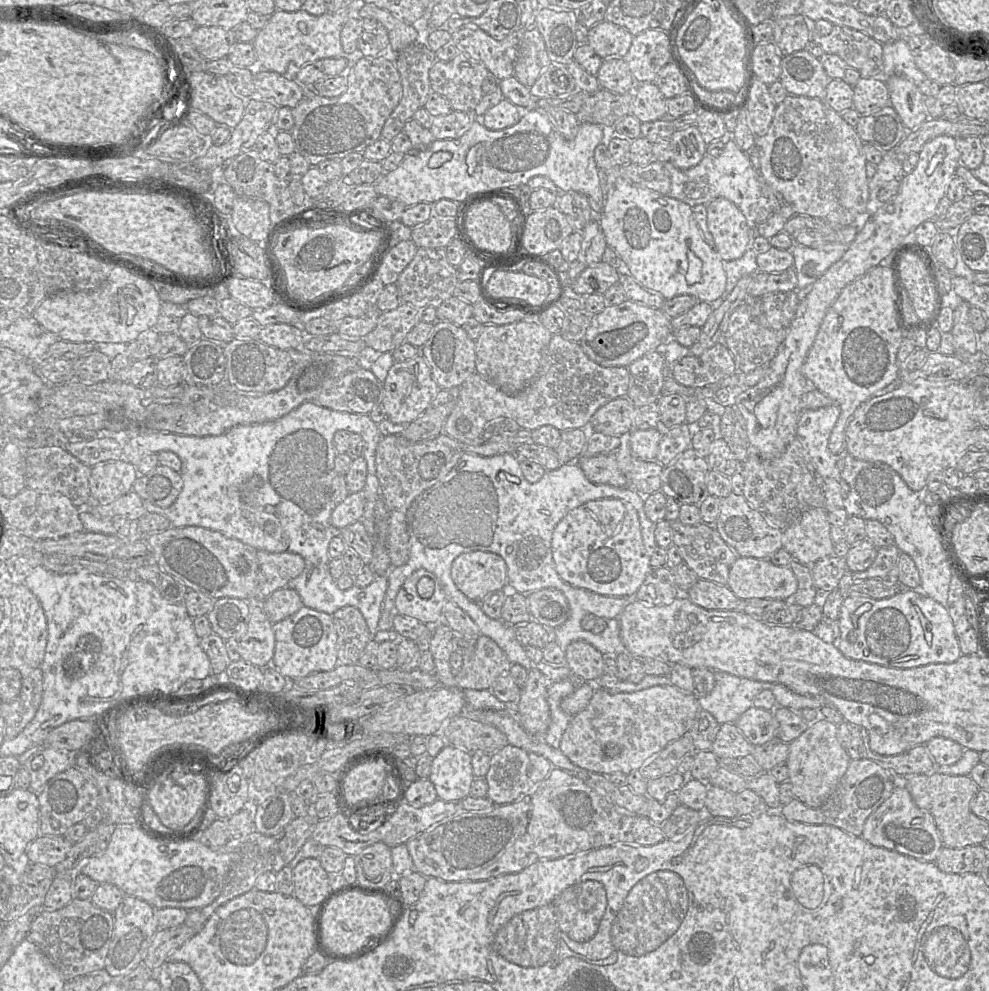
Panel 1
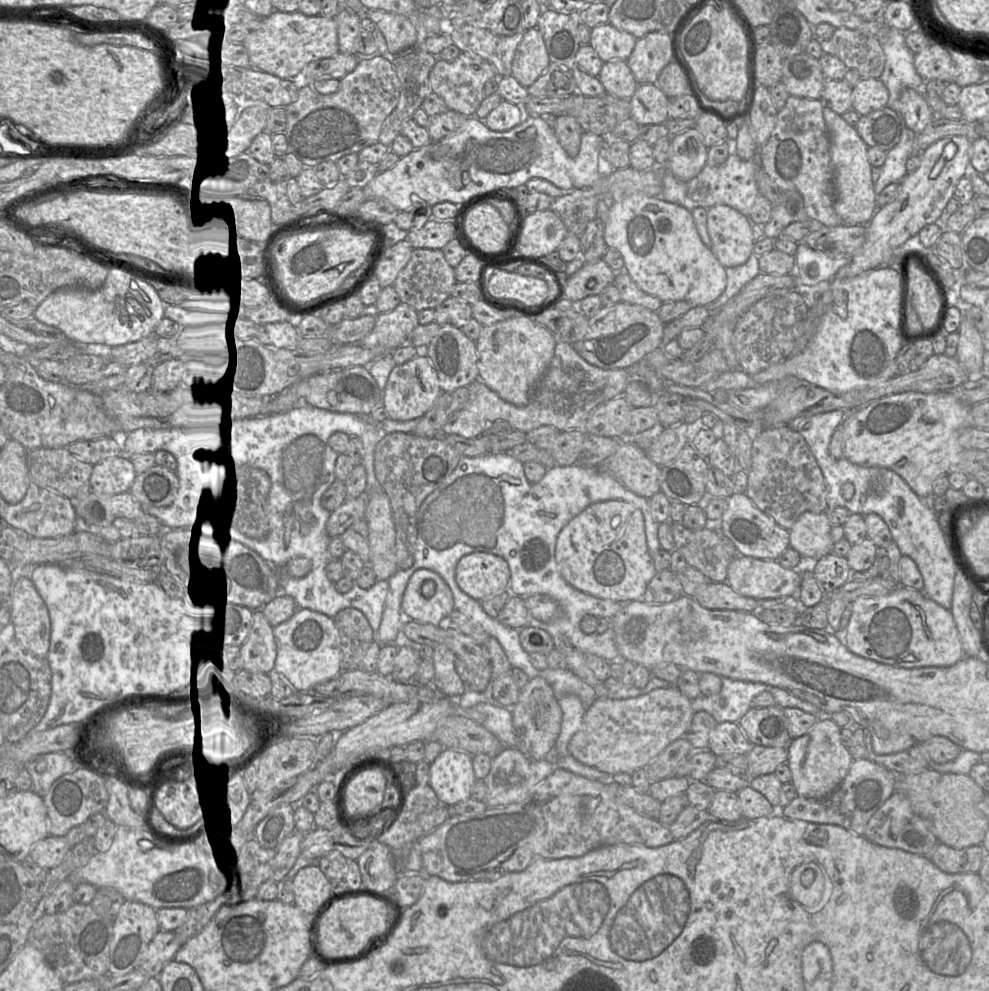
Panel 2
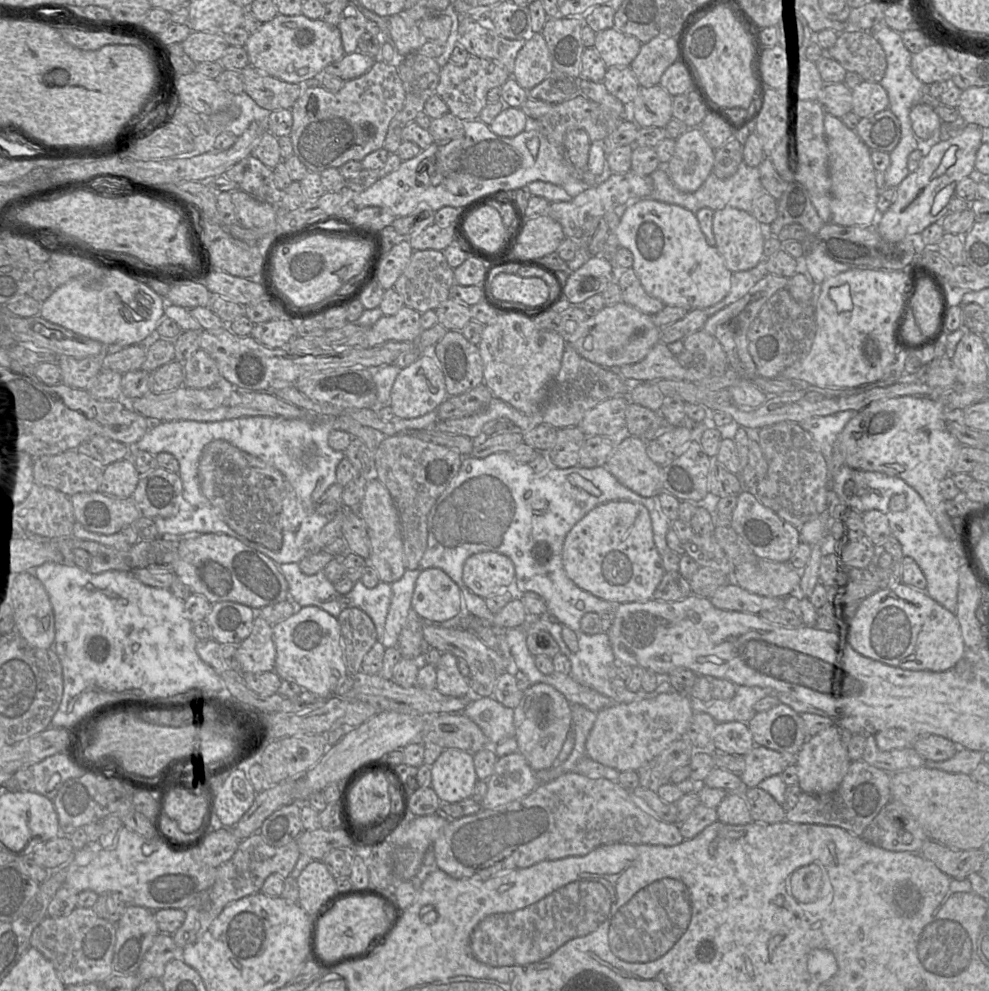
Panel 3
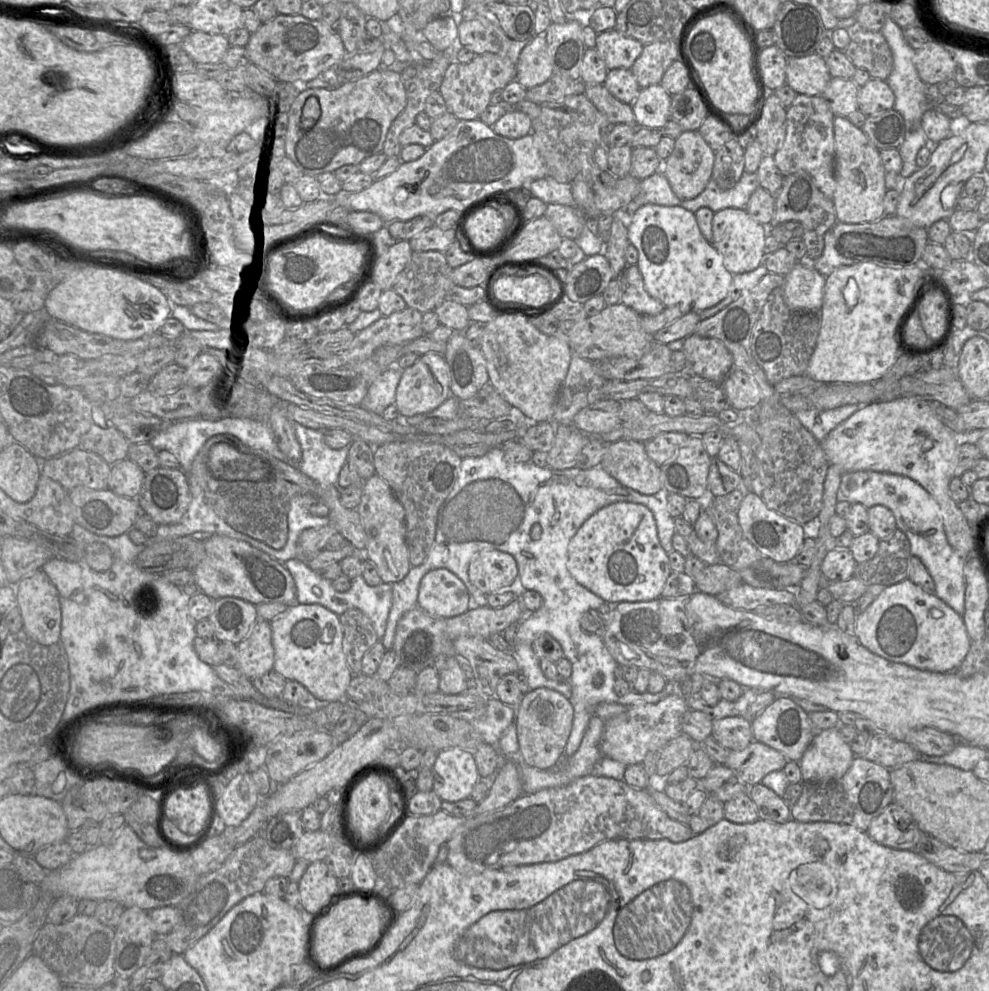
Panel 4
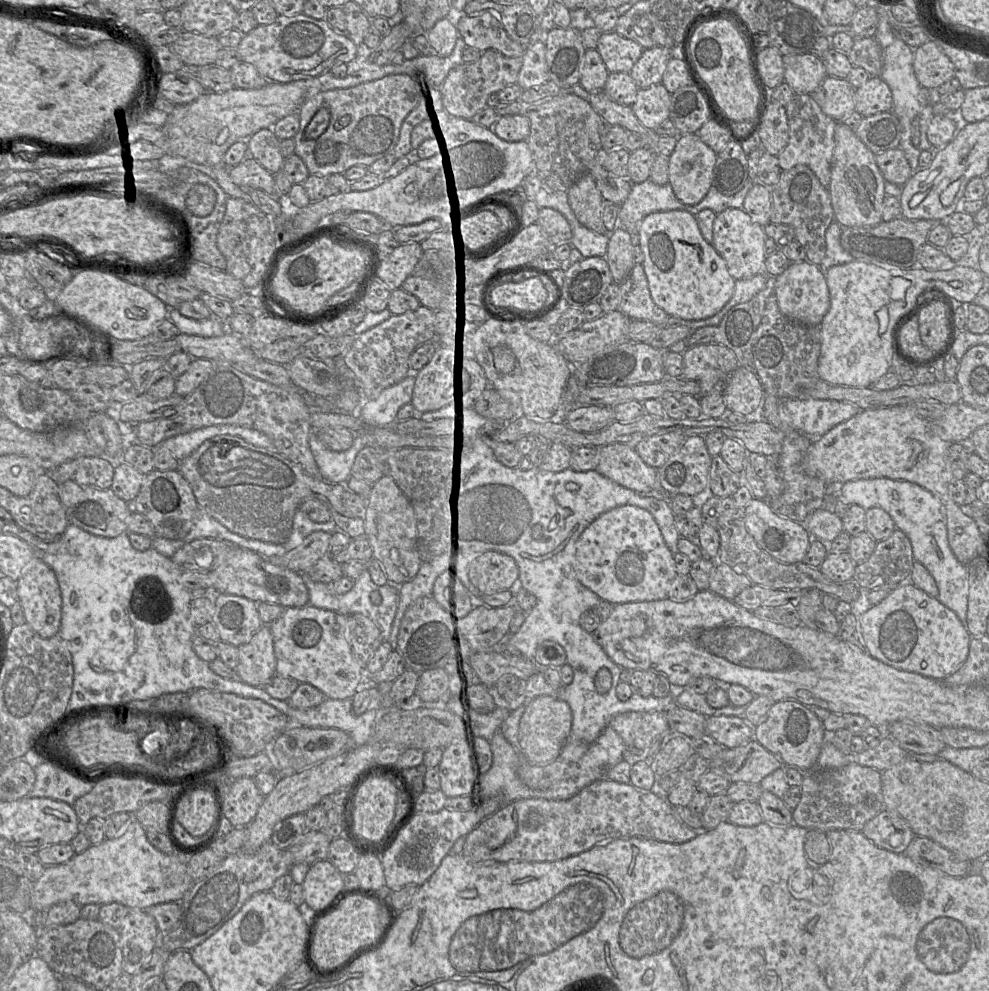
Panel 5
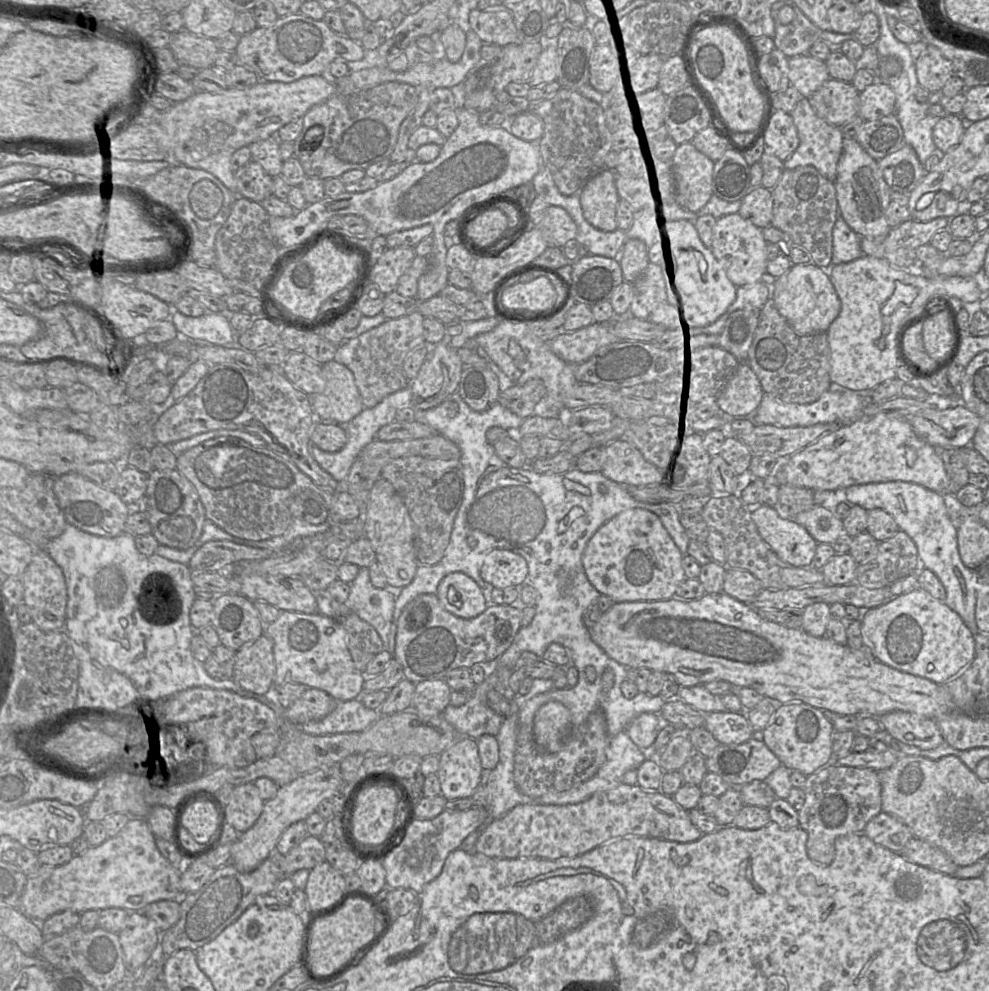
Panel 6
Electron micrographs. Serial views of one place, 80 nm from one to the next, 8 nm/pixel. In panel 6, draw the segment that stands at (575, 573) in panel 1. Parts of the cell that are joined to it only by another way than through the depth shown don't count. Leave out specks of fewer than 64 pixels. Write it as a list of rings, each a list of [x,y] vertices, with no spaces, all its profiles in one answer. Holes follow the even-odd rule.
[[[632,508],[601,524],[585,542],[582,564],[587,579],[614,603],[668,600],[685,580],[680,550],[660,519],[650,511]]]

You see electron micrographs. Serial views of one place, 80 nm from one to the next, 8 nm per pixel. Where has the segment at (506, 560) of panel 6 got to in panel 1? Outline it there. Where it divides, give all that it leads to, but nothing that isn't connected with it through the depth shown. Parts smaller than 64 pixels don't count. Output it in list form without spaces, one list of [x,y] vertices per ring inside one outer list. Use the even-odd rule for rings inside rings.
[[[476,551],[458,556],[451,566],[456,587],[471,601],[481,603],[508,583],[505,561],[497,554]]]

